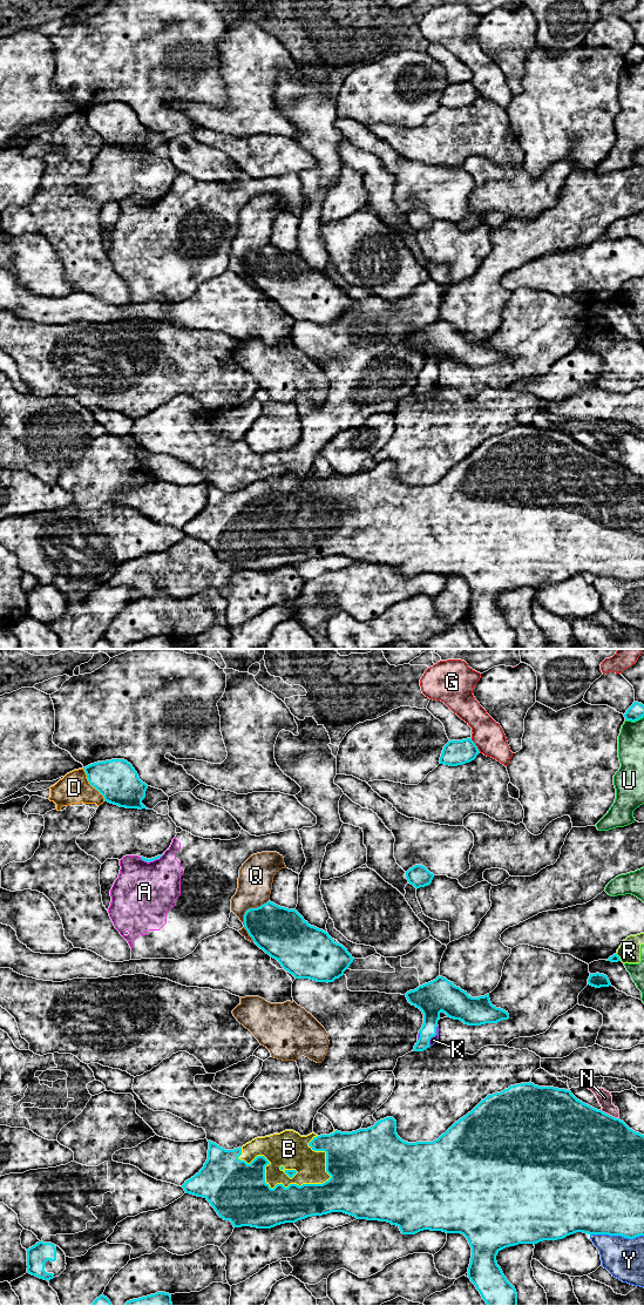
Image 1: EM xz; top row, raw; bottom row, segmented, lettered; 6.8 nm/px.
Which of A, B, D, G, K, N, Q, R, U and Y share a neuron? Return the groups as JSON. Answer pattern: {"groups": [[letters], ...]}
{"groups": [["A"], ["B", "K"], ["D"], ["G"], ["N"], ["Q"], ["R", "U"], ["Y"]]}

